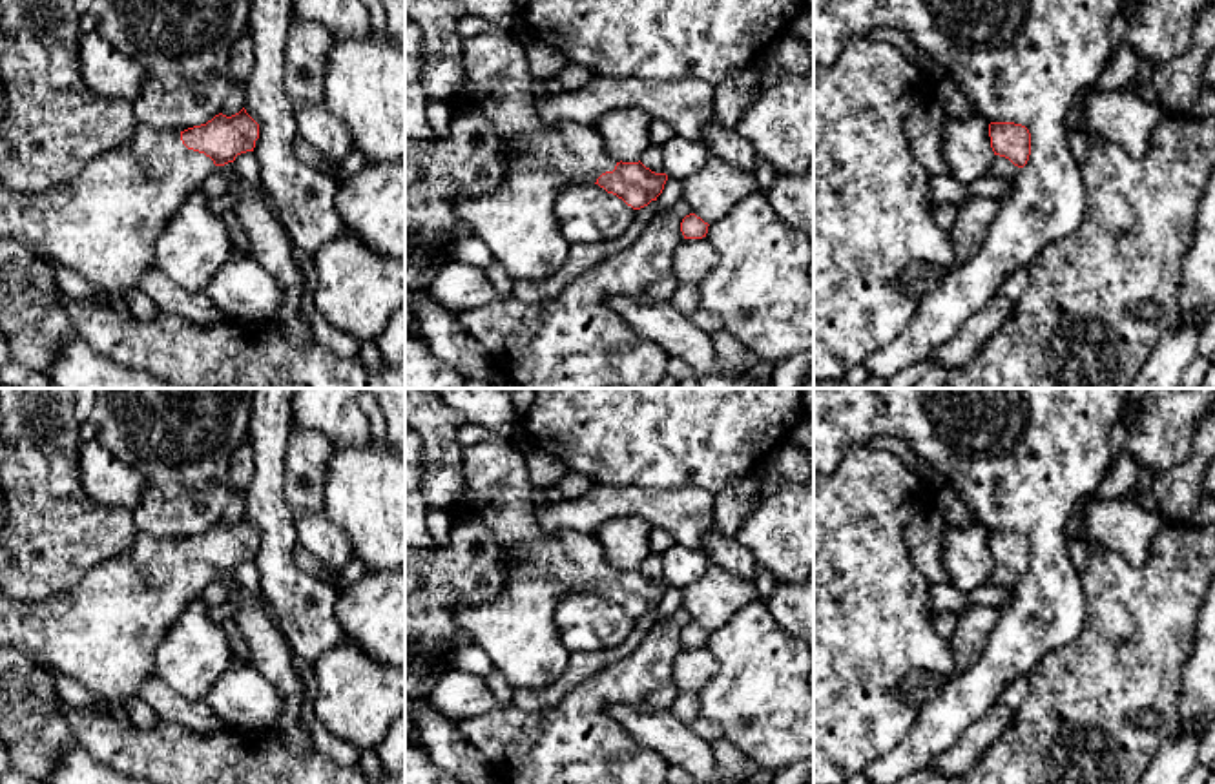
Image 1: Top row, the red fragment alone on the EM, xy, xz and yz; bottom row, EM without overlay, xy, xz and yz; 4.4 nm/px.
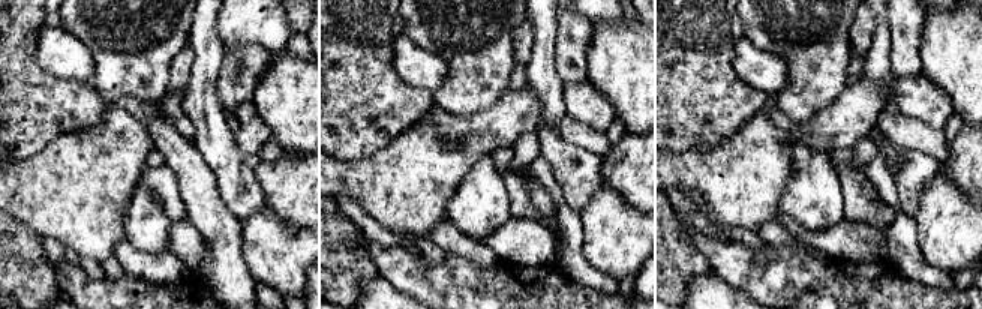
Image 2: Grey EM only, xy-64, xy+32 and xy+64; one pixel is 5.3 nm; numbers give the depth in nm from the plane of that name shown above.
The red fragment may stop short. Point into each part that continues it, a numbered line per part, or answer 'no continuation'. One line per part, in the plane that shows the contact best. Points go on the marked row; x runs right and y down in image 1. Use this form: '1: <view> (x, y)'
1: xy (103, 223)

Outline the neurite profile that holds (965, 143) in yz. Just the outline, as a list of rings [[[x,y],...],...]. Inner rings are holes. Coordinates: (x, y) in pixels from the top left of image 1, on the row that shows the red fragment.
[[[981,115],[947,117],[941,150],[949,175],[965,186],[991,175],[994,151],[991,148],[989,122]]]

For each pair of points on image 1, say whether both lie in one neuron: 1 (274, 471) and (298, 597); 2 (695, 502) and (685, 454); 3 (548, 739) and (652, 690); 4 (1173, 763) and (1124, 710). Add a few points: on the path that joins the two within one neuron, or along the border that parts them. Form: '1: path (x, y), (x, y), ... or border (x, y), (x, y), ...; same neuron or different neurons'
1: path (272, 502), (276, 566); same neuron
2: border (650, 489), (705, 487), (714, 495); different neurons
3: path (573, 722), (606, 690), (626, 690); same neuron
4: border (1179, 730), (1159, 748), (1148, 764); different neurons

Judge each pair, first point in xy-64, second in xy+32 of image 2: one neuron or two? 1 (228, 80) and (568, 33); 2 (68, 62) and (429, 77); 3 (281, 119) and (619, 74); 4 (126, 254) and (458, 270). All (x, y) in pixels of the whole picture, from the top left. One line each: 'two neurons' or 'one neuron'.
1: one neuron
2: one neuron
3: one neuron
4: two neurons

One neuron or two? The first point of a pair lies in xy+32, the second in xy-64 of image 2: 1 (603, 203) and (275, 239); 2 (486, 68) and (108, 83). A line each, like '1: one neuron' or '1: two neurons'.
1: one neuron
2: one neuron

